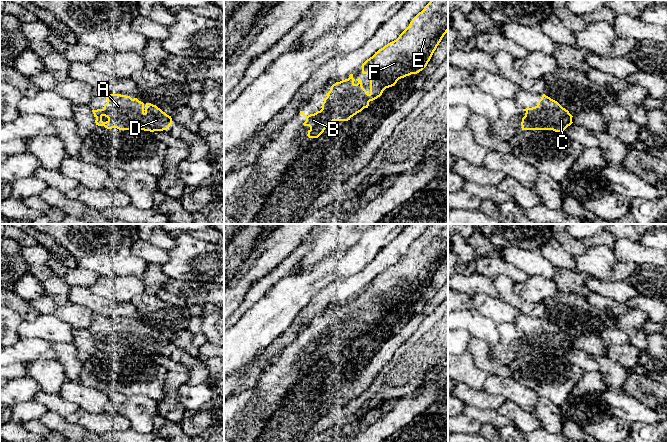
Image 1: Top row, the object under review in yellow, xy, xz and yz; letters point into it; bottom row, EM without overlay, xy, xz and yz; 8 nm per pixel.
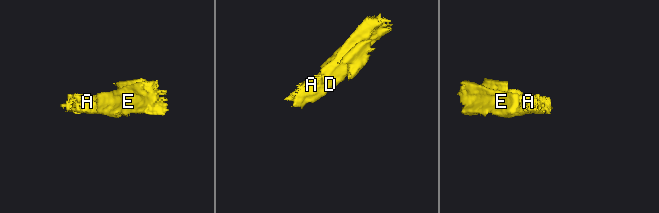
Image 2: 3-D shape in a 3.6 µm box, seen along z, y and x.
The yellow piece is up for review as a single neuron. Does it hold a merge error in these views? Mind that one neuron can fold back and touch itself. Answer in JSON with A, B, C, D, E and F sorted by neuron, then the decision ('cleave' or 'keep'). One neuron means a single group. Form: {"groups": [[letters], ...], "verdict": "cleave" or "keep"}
{"groups": [["A", "B", "C", "D", "E", "F"]], "verdict": "keep"}

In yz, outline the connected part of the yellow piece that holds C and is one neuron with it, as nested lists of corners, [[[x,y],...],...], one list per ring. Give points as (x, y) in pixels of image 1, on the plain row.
[[[545,318],[535,331],[523,333],[525,340],[522,342],[522,354],[553,354],[562,356],[572,346],[572,339],[557,325]]]

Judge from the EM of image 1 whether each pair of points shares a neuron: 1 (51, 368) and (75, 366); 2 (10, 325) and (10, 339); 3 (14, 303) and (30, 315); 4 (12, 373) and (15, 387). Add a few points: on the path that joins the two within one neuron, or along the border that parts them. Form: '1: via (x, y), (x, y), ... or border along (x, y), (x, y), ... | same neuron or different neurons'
1: border along (55, 359), (61, 365), (67, 378) | different neurons
2: via (10, 328), (10, 336) | same neuron
3: via (18, 306), (26, 314) | same neuron
4: border along (26, 375), (10, 380) | different neurons

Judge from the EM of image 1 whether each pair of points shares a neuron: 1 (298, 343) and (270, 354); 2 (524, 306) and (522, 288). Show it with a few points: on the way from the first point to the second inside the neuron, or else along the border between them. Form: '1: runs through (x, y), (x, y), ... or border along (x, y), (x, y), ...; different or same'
1: border along (288, 344), (267, 366); different
2: border along (512, 289), (520, 297), (530, 302); different

